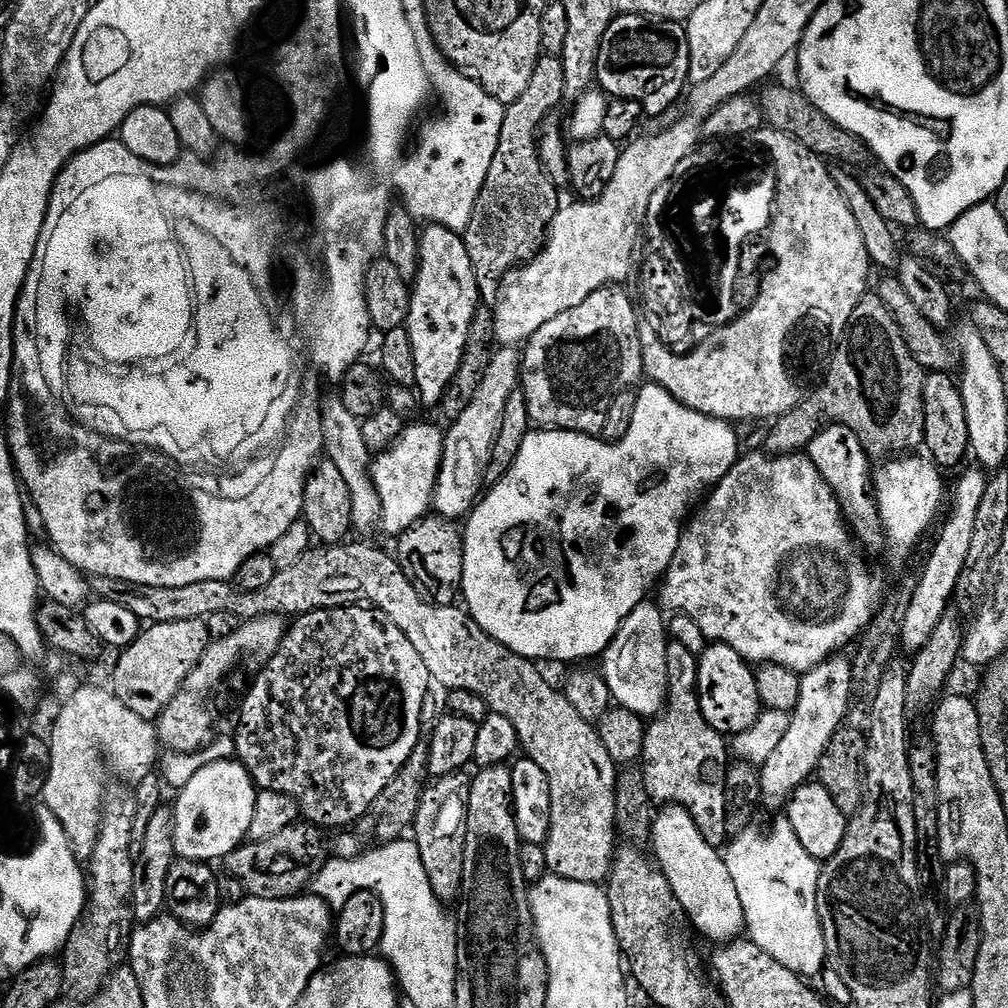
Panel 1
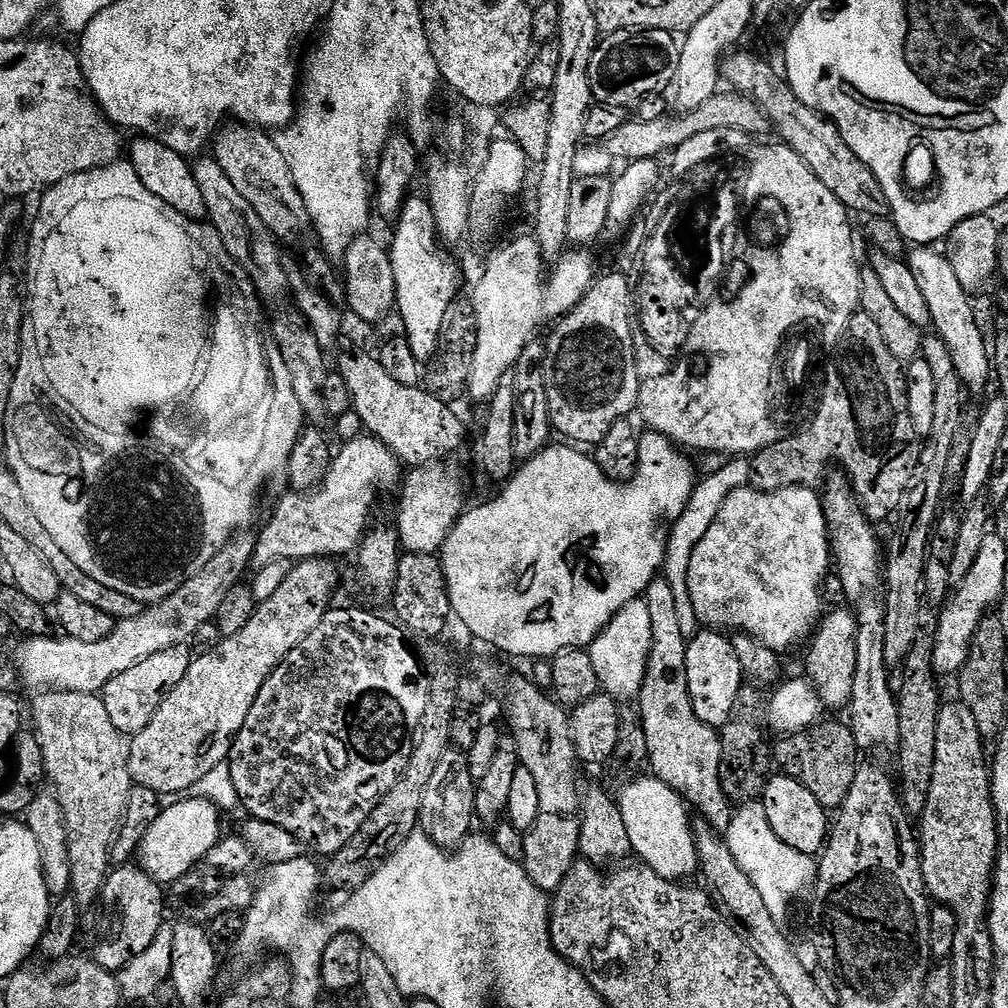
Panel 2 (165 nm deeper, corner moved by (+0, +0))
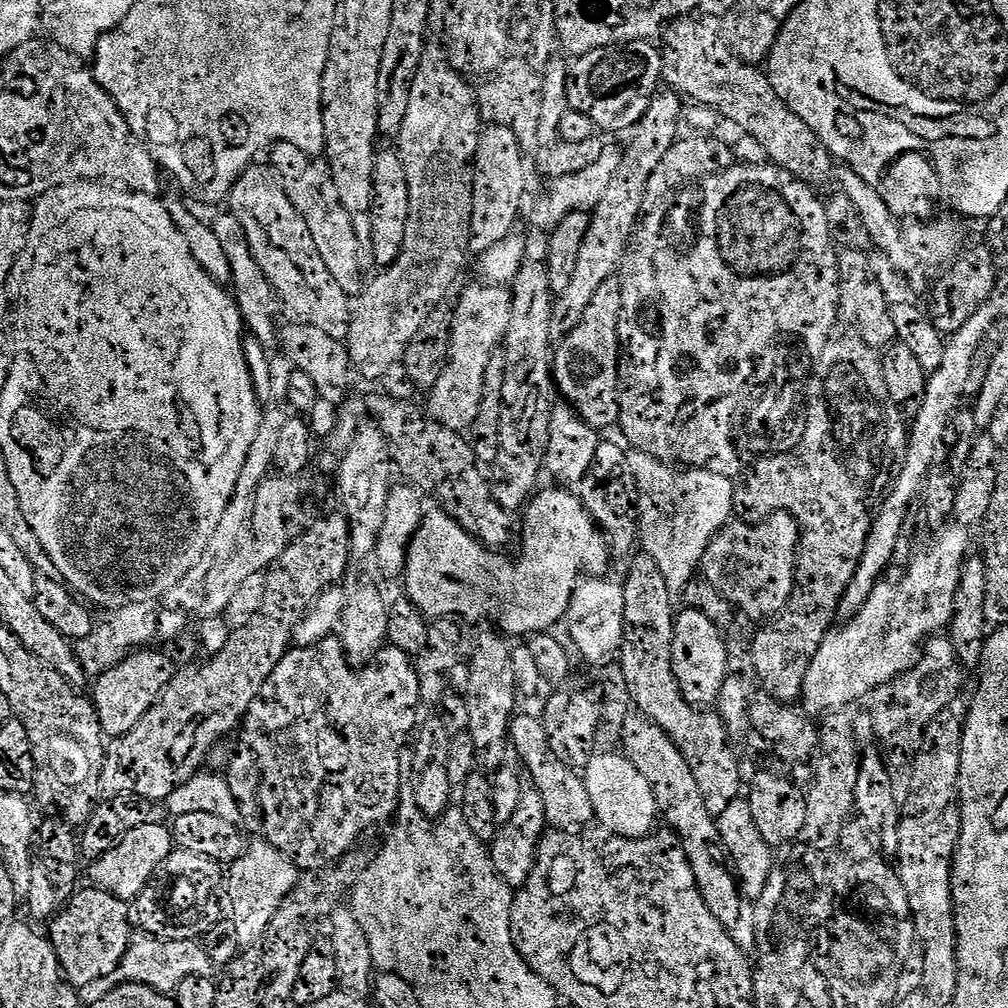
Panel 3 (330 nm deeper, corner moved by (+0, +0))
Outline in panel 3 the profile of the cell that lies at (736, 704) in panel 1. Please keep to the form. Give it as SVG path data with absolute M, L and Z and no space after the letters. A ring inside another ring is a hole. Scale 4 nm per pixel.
M688 608L676 616L676 629L672 643L672 665L678 686L693 706L712 706L720 699L726 678L726 646L721 629L706 618L699 608Z

